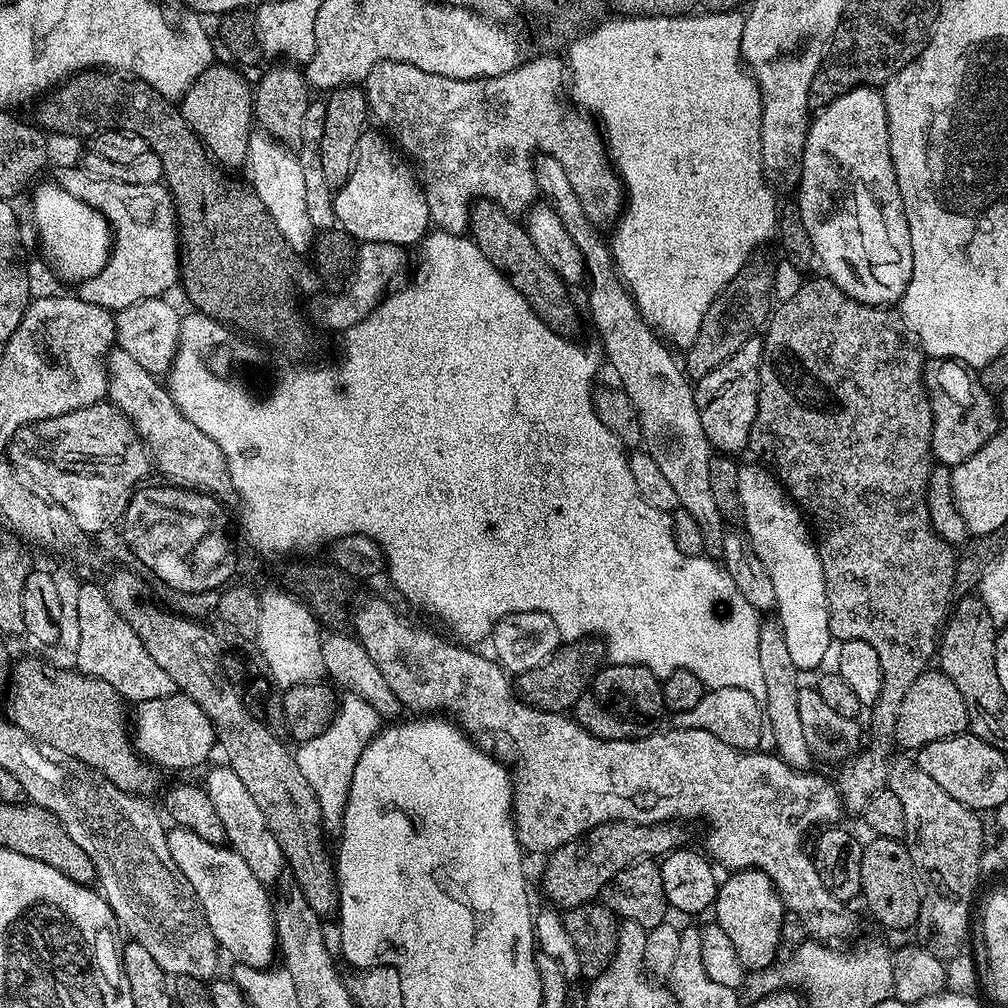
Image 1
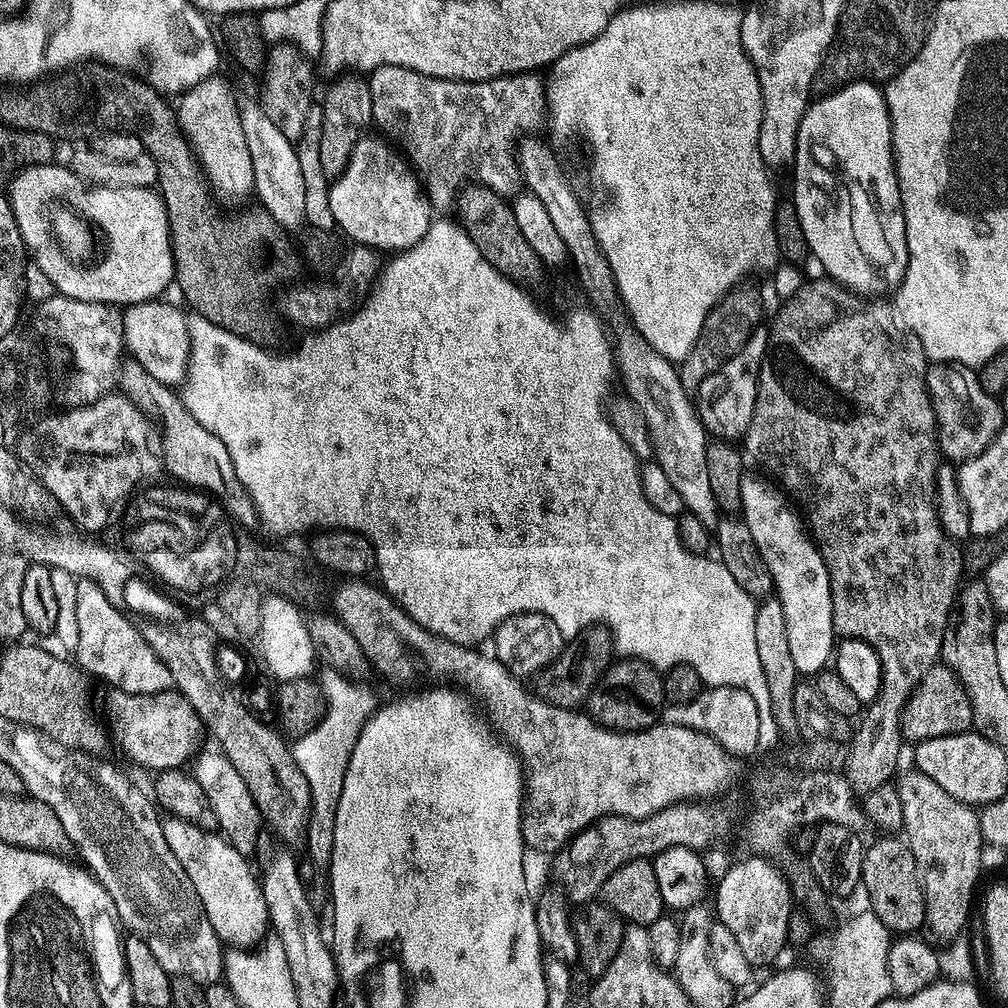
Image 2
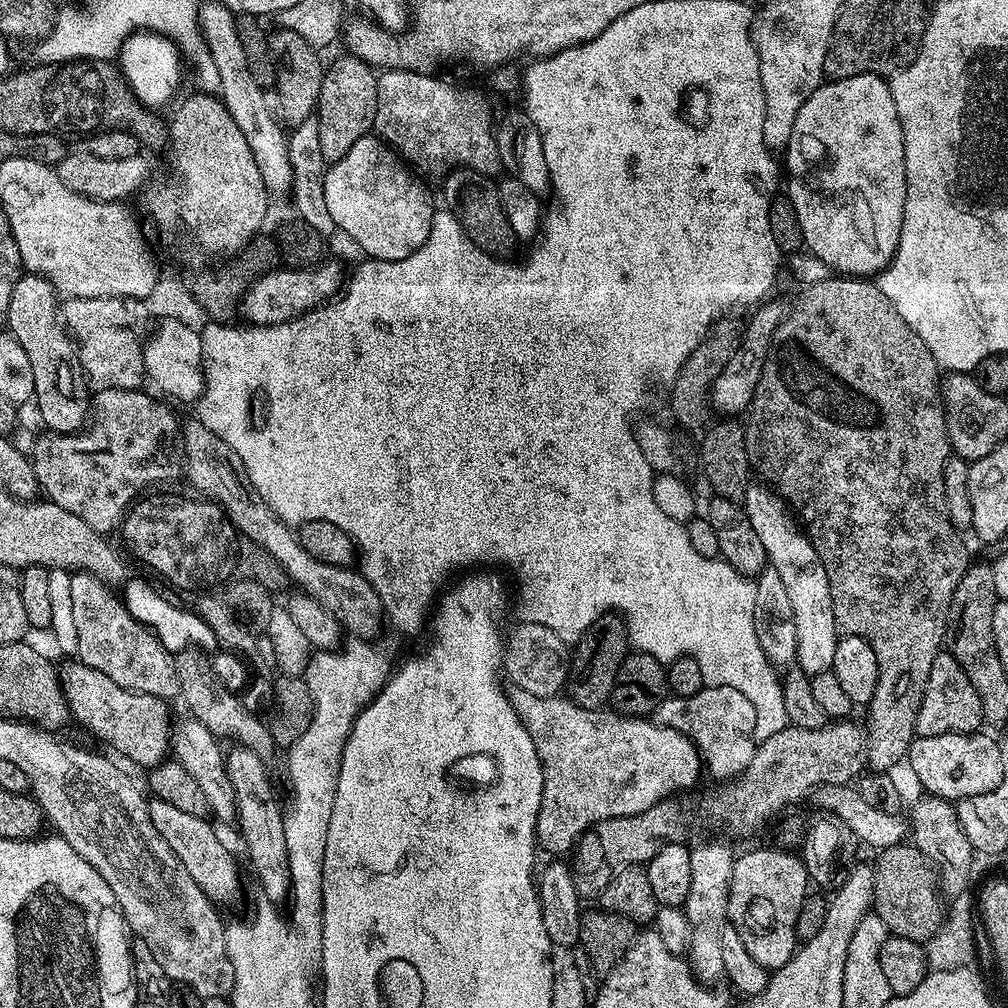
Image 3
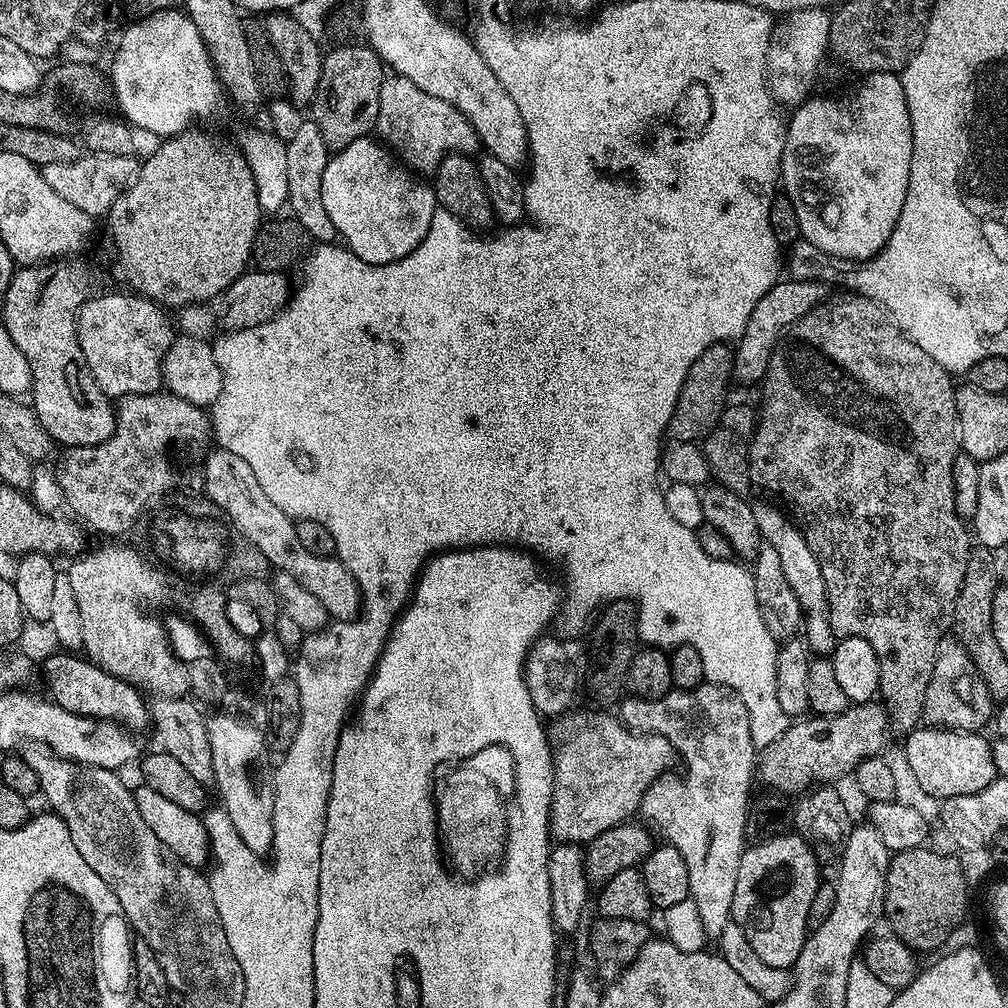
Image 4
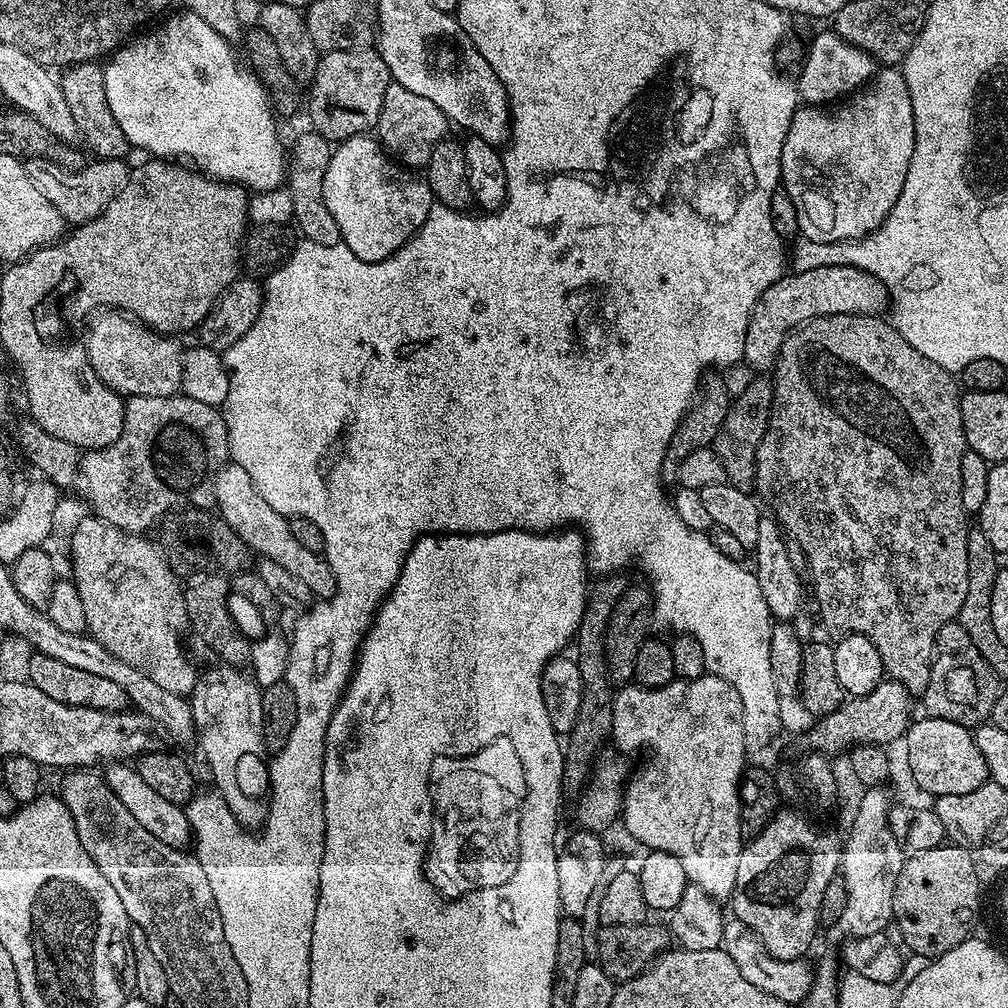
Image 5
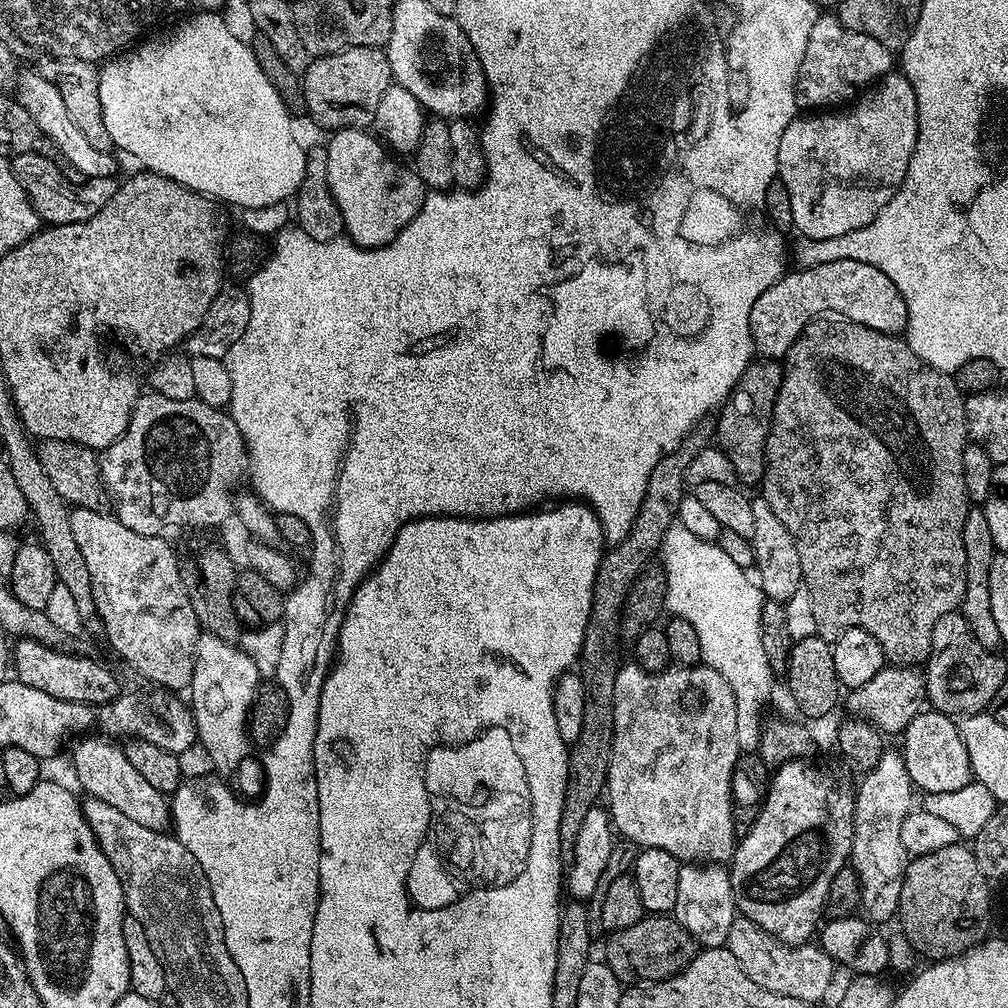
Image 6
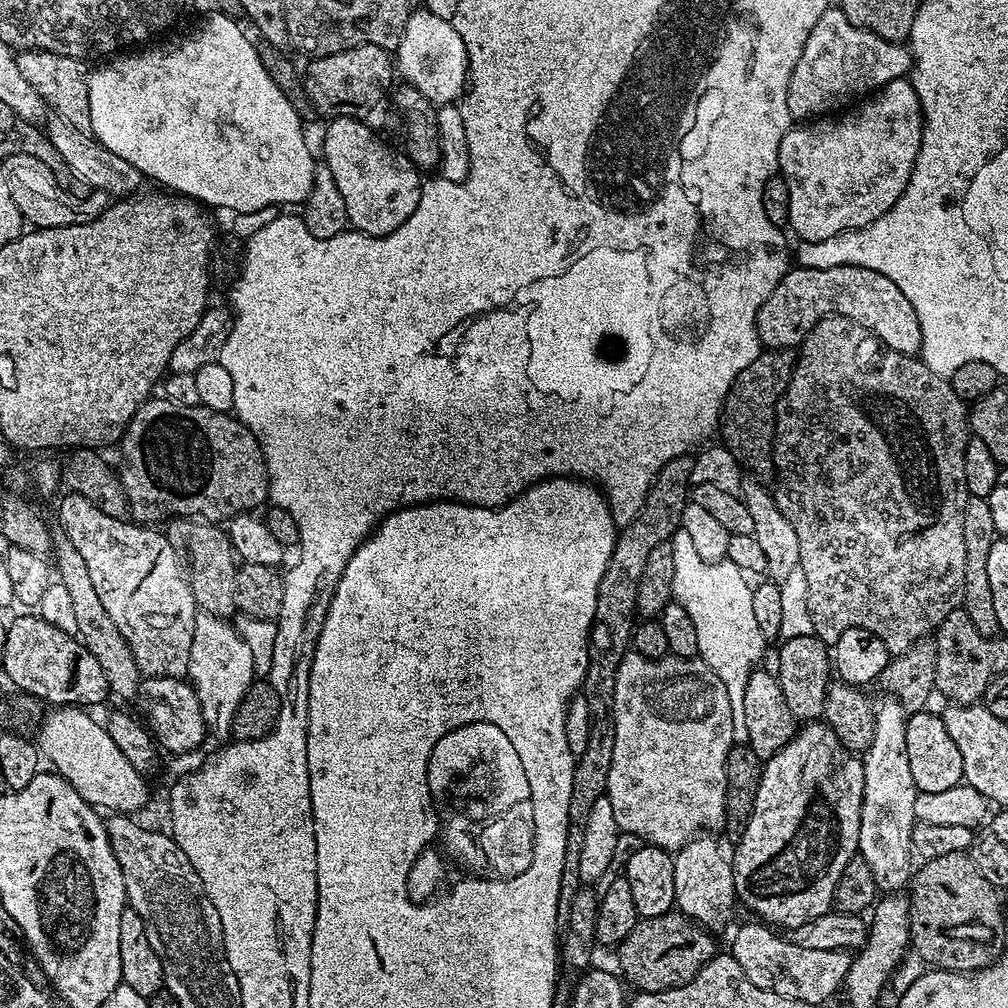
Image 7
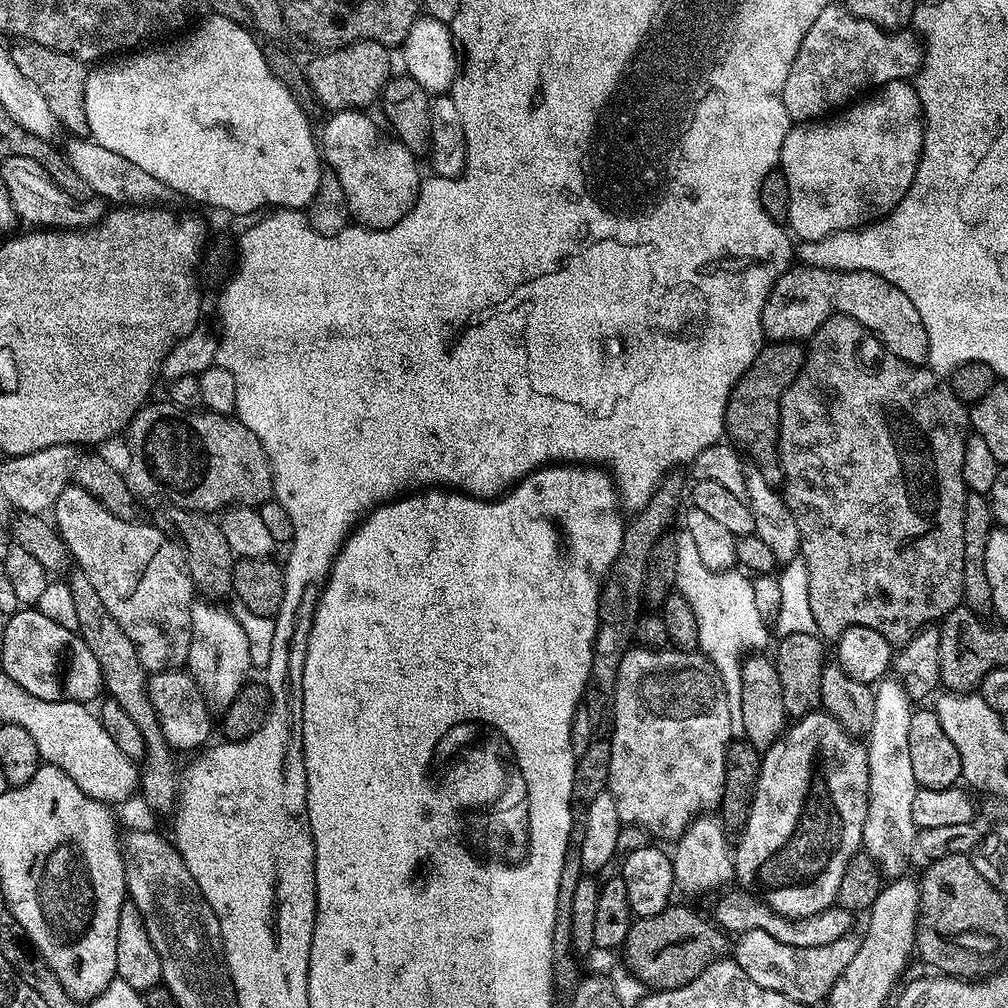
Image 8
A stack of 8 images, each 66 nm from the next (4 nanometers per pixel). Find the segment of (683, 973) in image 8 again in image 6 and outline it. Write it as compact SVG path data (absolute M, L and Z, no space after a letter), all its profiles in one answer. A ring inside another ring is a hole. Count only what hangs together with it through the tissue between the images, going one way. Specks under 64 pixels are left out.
M646 914L634 926L618 930L607 937L602 959L614 970L621 985L655 982L681 972L695 958L698 945L695 938L676 921L672 914Z

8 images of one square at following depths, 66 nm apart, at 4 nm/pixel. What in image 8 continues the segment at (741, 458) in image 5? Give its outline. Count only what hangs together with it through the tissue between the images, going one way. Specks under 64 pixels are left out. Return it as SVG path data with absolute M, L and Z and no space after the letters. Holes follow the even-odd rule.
M794 340L765 343L752 365L744 371L742 378L732 387L724 415L724 427L727 435L733 436L731 439L735 447L746 454L748 451L747 457L751 463L756 464L758 470L762 470L762 478L766 478L766 482L770 482L770 486L775 489L779 489L784 483L784 471L778 450L780 403L782 394L802 370L805 351L805 345Z

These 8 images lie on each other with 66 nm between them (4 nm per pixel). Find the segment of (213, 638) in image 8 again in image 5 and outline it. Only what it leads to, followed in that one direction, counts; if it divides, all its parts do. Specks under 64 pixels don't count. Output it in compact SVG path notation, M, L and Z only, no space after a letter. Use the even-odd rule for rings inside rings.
M212 668L209 672L199 673L196 685L190 697L194 726L195 743L200 744L200 752L212 771L215 791L230 806L236 821L249 830L256 830L263 825L268 816L270 799L270 760L264 747L264 719L262 718L261 689L251 675L239 672L236 668Z

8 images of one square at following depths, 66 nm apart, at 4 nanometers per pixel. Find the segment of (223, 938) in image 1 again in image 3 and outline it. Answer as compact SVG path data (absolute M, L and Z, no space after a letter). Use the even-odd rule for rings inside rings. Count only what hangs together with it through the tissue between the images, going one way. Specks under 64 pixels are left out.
M152 798L148 800L148 813L150 822L154 822L154 830L162 834L162 842L178 854L178 862L186 866L186 871L190 873L190 878L207 894L213 902L221 902L240 884L240 872L236 869L236 860L228 853L226 845L220 841L218 833L212 829L211 819L186 814L178 810L178 806L170 806L170 802Z

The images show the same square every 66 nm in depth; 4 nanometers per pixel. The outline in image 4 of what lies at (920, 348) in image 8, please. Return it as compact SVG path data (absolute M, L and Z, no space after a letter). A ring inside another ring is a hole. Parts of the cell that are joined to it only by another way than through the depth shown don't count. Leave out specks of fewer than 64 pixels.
M784 278L770 290L766 290L762 298L758 298L758 306L754 306L750 322L746 322L746 330L734 344L734 376L737 381L739 379L763 381L772 351L780 343L781 335L806 313L824 303L826 293L822 285L820 280Z

